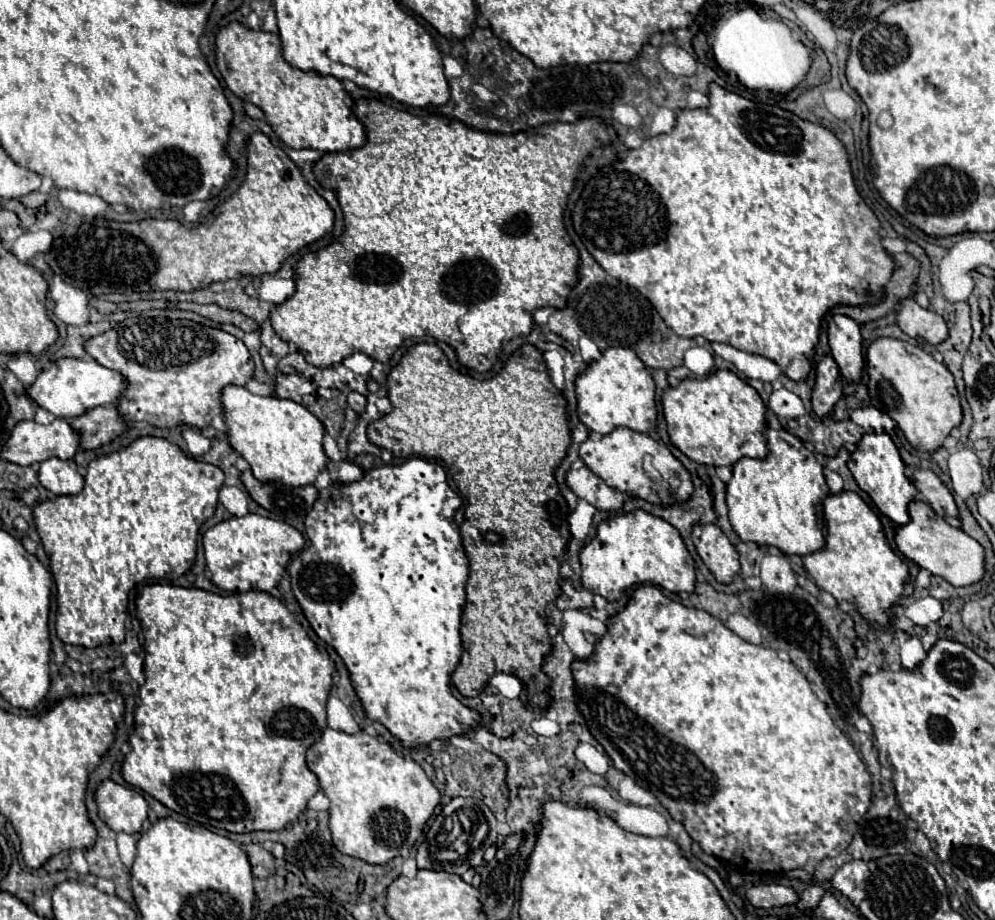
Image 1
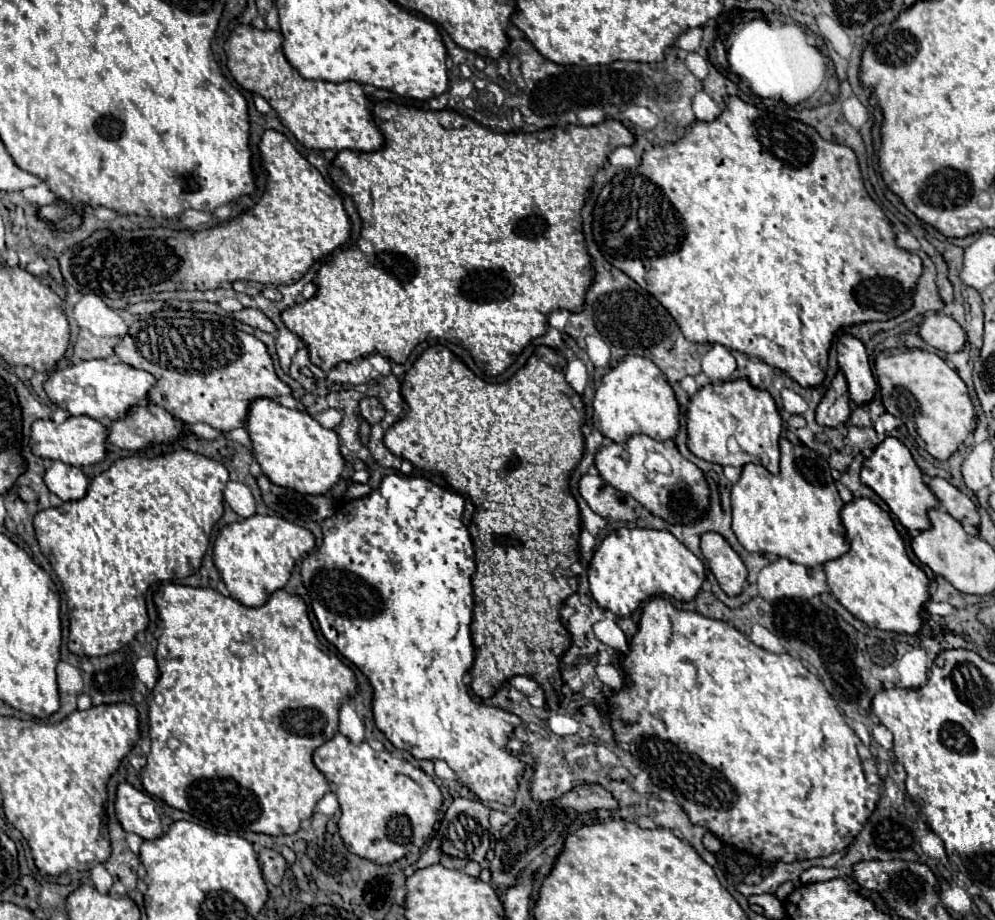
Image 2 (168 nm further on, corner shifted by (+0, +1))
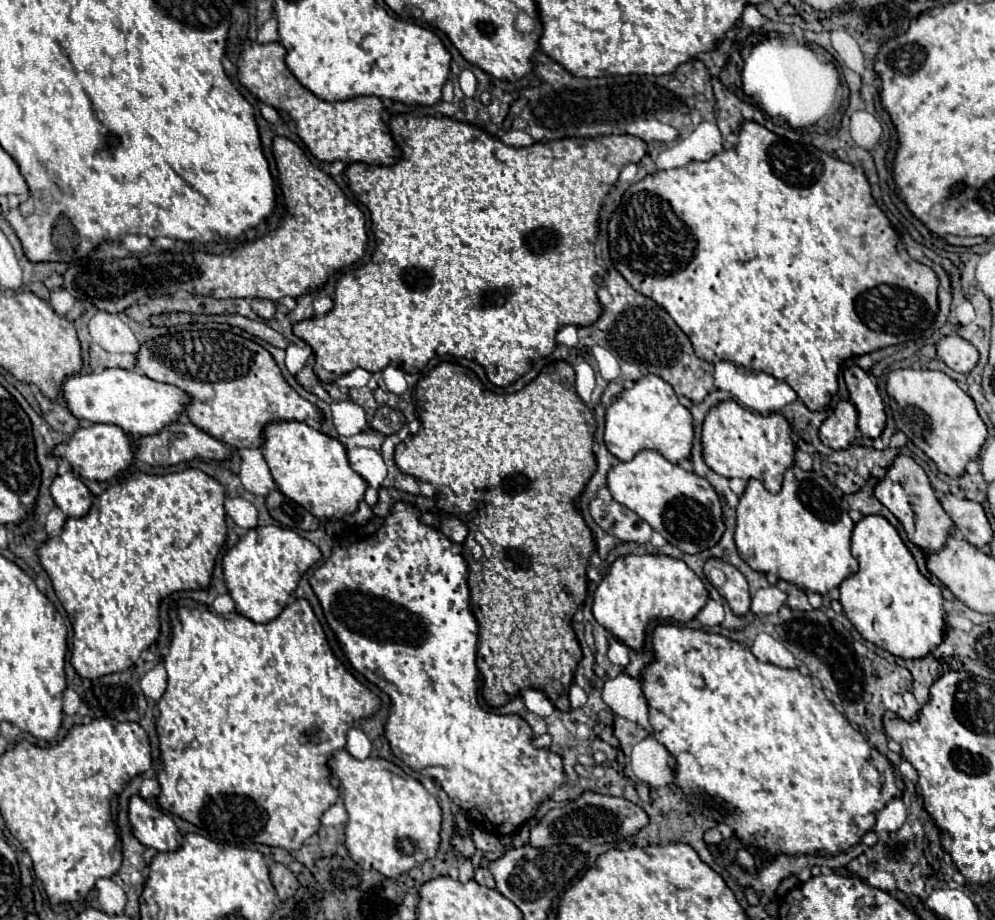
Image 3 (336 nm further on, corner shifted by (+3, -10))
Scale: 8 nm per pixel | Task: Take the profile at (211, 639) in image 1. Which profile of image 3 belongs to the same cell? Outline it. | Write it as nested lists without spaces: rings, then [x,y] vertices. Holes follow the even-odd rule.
[[[180,599],[172,603],[170,611],[170,623],[172,623],[172,643],[170,651],[164,657],[164,669],[168,673],[168,689],[158,701],[160,717],[156,721],[156,733],[160,741],[160,755],[162,755],[162,771],[158,773],[158,783],[160,783],[160,793],[156,797],[158,805],[188,821],[194,823],[198,829],[202,829],[210,839],[216,843],[224,845],[236,845],[236,847],[246,847],[246,845],[270,845],[270,847],[282,847],[288,851],[296,851],[302,847],[304,839],[312,837],[318,827],[320,827],[320,815],[332,807],[338,801],[338,789],[332,787],[330,783],[330,771],[326,767],[326,761],[330,753],[336,749],[342,749],[346,743],[346,731],[362,717],[370,717],[374,711],[378,711],[380,701],[378,697],[362,685],[352,673],[346,671],[346,667],[334,657],[324,631],[314,617],[314,611],[306,599],[296,599],[290,605],[282,609],[282,613],[268,621],[268,623],[254,623],[240,613],[216,613],[212,605],[196,603],[192,599]]]

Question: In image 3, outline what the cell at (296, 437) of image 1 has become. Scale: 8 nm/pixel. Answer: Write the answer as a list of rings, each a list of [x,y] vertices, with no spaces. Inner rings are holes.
[[[272,421],[264,427],[264,445],[262,455],[270,467],[270,473],[274,477],[274,483],[278,485],[278,491],[298,505],[302,505],[306,511],[314,513],[318,519],[328,517],[344,517],[348,513],[354,513],[358,507],[358,501],[364,497],[366,481],[352,471],[346,449],[340,445],[340,441],[324,435],[318,429],[308,427],[306,423],[298,421]]]

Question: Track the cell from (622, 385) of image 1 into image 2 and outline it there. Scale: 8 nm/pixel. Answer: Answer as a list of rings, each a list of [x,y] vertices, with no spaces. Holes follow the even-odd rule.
[[[627,356],[623,360],[619,360],[619,364],[615,368],[611,368],[611,372],[607,372],[597,388],[595,394],[595,402],[593,402],[593,422],[597,426],[597,430],[613,440],[613,442],[627,442],[633,434],[647,434],[653,440],[669,440],[675,438],[679,434],[679,402],[675,398],[675,392],[671,388],[671,384],[667,382],[665,374],[649,360],[643,356]]]

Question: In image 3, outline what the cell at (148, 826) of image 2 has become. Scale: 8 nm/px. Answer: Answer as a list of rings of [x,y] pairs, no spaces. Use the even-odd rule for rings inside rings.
[[[132,795],[128,801],[128,819],[132,825],[134,837],[144,845],[156,851],[174,851],[180,845],[180,835],[162,809],[144,801],[140,795]]]

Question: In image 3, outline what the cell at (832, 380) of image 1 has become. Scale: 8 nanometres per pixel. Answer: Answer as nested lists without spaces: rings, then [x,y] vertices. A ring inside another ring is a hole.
[[[838,401],[836,409],[820,425],[820,439],[832,449],[846,449],[858,435],[856,409],[850,401]]]

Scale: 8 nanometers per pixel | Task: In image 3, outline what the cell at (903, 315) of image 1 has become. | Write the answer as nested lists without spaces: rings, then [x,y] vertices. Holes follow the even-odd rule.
[[[944,335],[936,343],[936,355],[958,373],[970,373],[978,361],[978,351],[960,335]]]

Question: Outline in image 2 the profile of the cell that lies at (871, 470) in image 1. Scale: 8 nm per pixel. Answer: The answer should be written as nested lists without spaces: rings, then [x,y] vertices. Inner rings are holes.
[[[887,438],[881,446],[873,450],[873,454],[865,460],[861,468],[861,482],[875,490],[881,496],[881,500],[885,500],[885,504],[907,530],[921,532],[931,526],[927,512],[937,506],[937,496],[923,482],[923,472],[913,460],[909,448],[901,444],[897,438]]]

